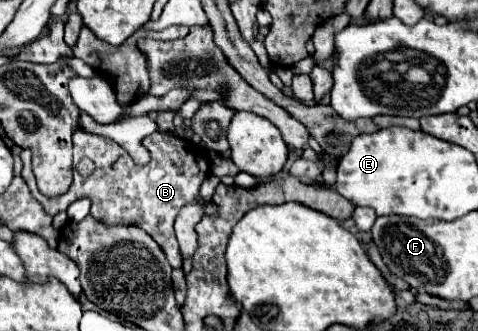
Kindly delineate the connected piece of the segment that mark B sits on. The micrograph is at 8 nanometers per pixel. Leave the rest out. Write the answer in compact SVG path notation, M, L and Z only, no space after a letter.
M77 129L73 135L73 183L65 195L59 197L41 195L35 183L35 175L31 171L29 151L21 151L23 179L27 179L33 197L43 205L43 209L49 215L67 211L69 205L79 197L89 197L93 201L91 215L95 219L105 221L109 225L117 223L139 225L161 245L171 267L175 269L183 265L183 257L175 237L175 217L183 205L197 199L203 179L207 179L207 175L211 173L209 153L195 143L191 143L189 147L185 139L171 133L151 133L149 137L143 139L143 147L147 147L153 159L147 165L137 165L133 157L115 141Z

